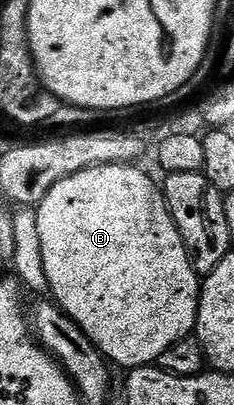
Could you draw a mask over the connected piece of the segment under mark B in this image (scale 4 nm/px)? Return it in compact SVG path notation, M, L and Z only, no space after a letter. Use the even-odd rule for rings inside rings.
M101 163L97 167L85 167L73 175L67 175L43 196L35 210L38 217L39 242L42 246L43 269L46 270L47 281L52 298L58 307L63 308L67 314L80 327L85 330L89 340L96 345L98 351L105 356L110 364L132 369L134 367L148 367L156 364L171 345L181 339L188 339L194 334L197 326L197 310L201 300L202 280L193 268L193 260L185 247L183 237L171 217L168 205L160 186L153 184L153 179L145 171L140 171L133 163Z

